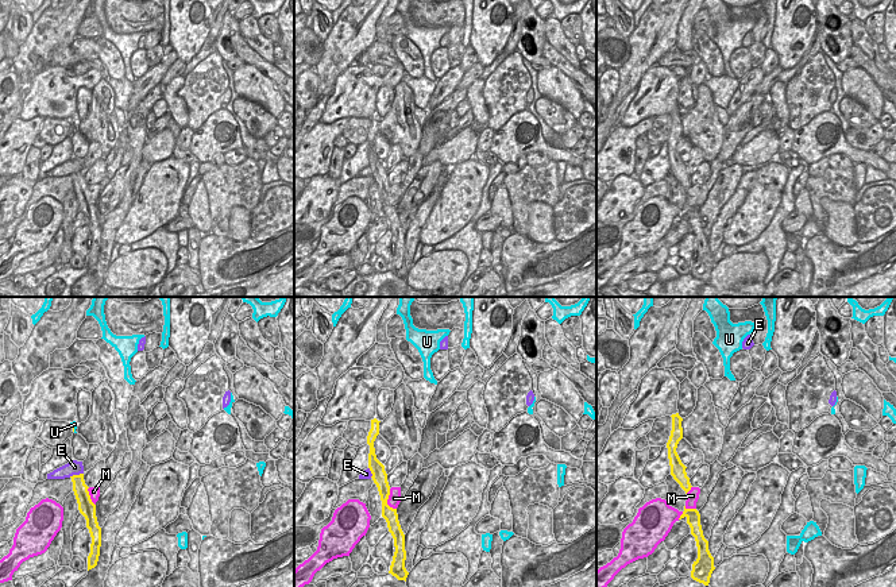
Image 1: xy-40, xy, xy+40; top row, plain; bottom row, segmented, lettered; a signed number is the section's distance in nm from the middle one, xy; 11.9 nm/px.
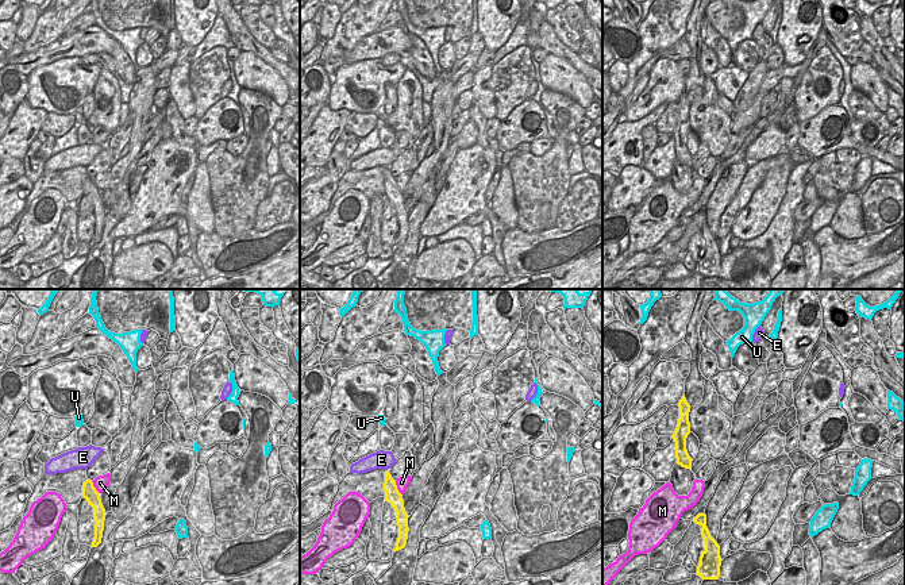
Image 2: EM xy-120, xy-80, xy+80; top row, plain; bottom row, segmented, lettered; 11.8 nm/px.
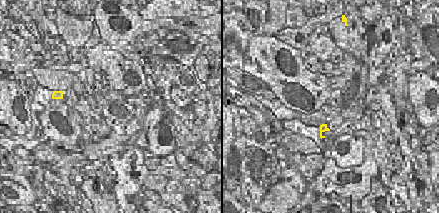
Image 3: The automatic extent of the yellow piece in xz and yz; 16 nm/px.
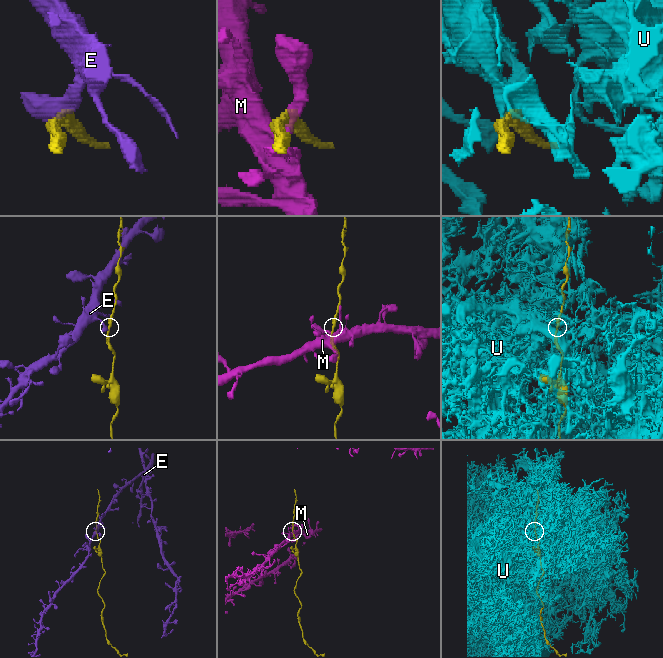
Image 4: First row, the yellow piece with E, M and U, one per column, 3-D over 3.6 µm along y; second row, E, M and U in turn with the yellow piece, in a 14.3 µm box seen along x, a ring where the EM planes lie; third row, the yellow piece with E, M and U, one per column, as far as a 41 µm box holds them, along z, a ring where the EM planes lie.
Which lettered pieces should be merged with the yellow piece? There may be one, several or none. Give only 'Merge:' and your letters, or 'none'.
Merge: none

